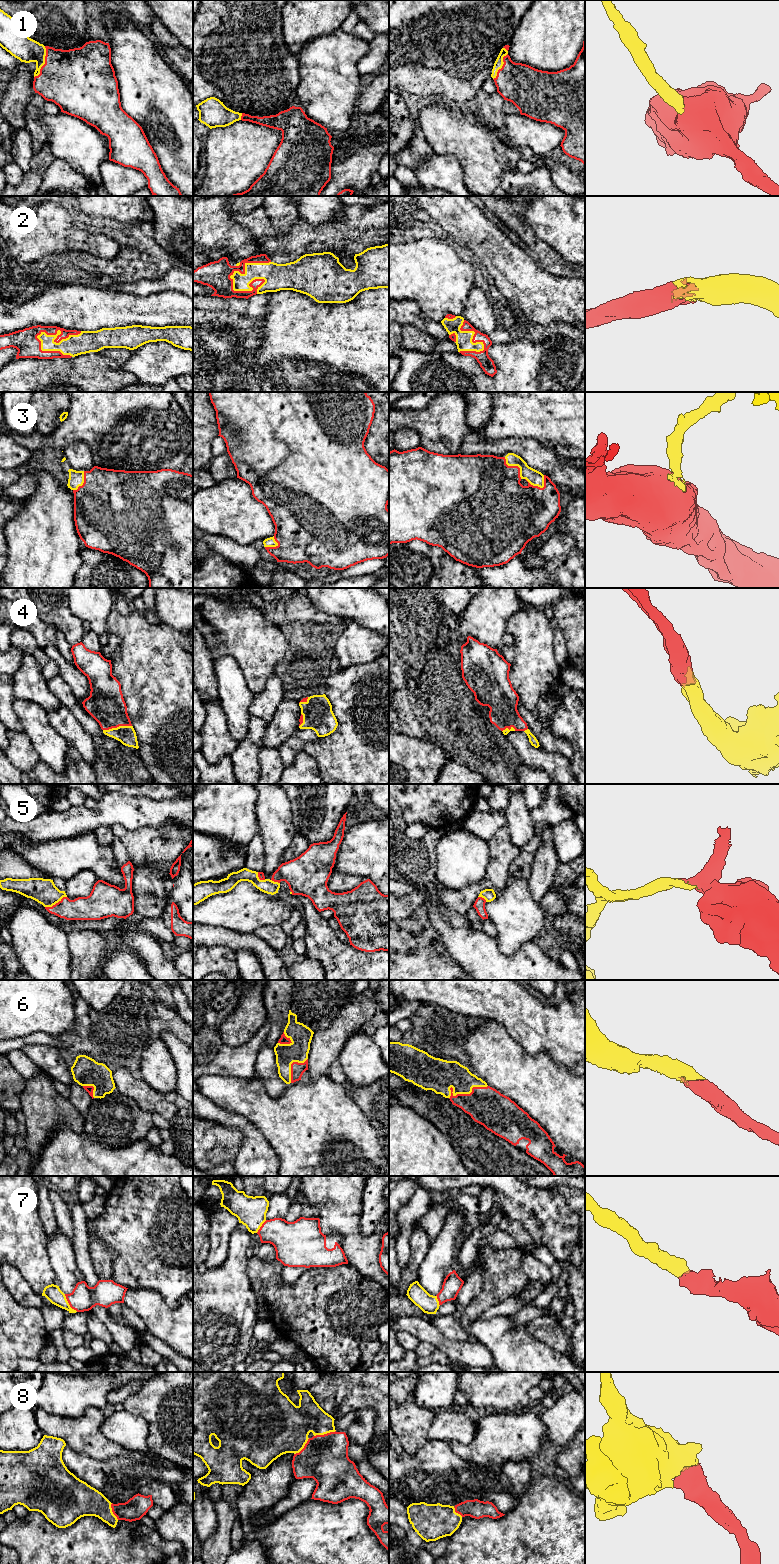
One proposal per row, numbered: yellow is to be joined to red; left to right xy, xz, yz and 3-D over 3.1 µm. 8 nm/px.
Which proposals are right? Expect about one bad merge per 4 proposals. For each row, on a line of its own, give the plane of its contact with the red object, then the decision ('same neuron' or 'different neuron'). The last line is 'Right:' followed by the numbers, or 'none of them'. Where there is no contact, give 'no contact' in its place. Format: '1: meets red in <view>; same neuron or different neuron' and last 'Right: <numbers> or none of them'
1: meets red in xy; same neuron
2: meets red in xz; same neuron
3: meets red in yz; same neuron
4: meets red in xy; same neuron
5: meets red in xy; same neuron
6: meets red in yz; same neuron
7: meets red in xy; same neuron
8: meets red in xz; same neuron
Right: 1, 2, 3, 4, 5, 6, 7, 8

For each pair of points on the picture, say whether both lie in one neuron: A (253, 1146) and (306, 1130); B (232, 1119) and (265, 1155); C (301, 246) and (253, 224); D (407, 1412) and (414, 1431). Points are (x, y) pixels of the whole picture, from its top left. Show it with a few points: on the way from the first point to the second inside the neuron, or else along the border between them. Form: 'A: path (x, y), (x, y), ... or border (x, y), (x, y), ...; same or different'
A: border (253, 1124), (268, 1142), (279, 1163); different
B: path (242, 1125), (252, 1135), (255, 1145); same
C: path (289, 246), (279, 246), (265, 233); same
D: path (409, 1417), (411, 1426); same

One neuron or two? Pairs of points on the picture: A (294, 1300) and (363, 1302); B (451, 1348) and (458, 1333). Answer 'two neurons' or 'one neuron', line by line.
A: one neuron
B: two neurons

